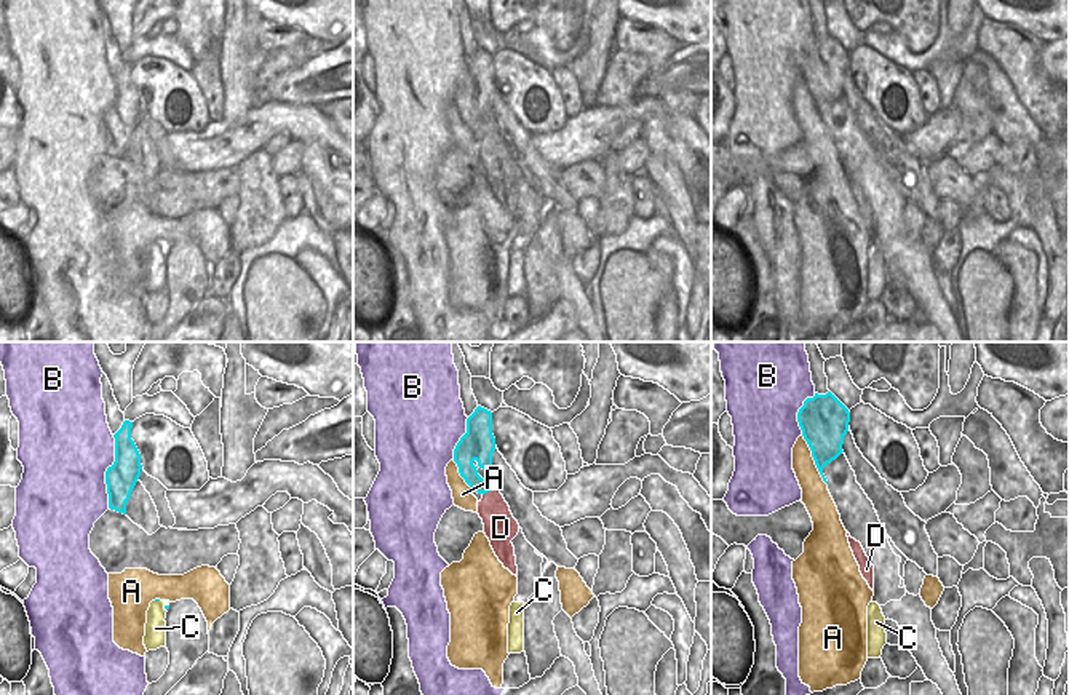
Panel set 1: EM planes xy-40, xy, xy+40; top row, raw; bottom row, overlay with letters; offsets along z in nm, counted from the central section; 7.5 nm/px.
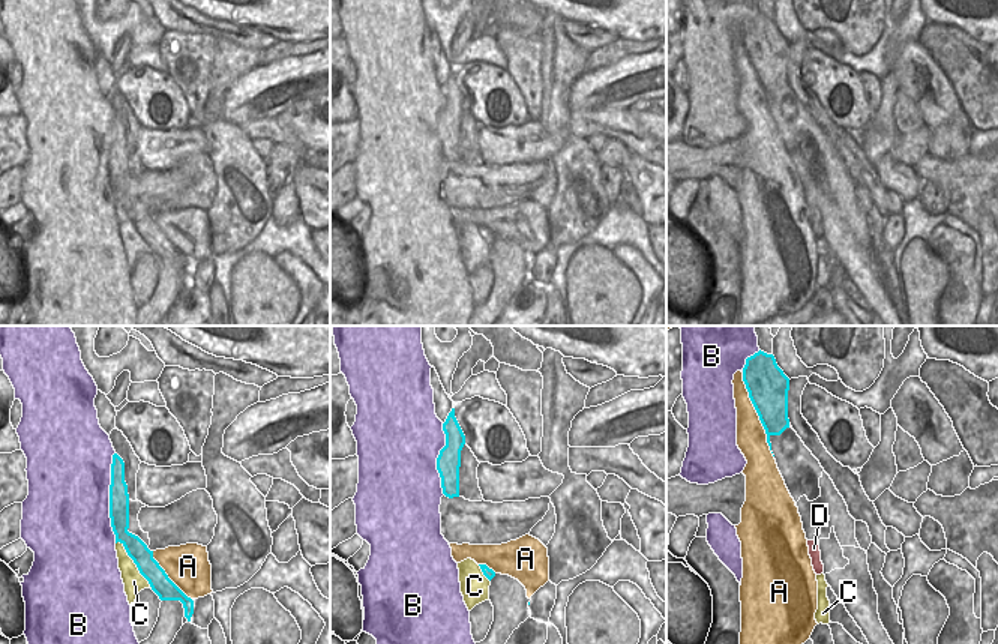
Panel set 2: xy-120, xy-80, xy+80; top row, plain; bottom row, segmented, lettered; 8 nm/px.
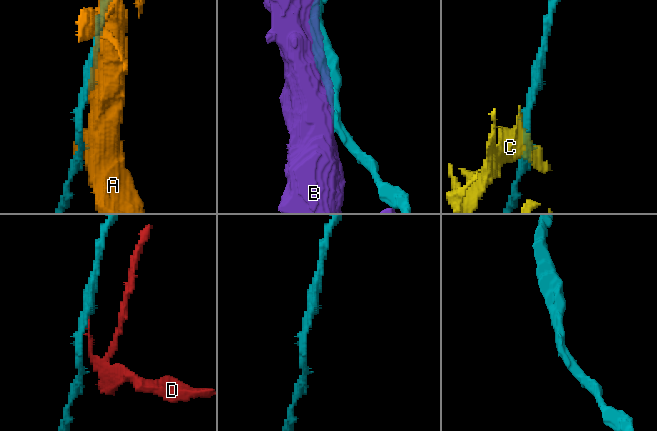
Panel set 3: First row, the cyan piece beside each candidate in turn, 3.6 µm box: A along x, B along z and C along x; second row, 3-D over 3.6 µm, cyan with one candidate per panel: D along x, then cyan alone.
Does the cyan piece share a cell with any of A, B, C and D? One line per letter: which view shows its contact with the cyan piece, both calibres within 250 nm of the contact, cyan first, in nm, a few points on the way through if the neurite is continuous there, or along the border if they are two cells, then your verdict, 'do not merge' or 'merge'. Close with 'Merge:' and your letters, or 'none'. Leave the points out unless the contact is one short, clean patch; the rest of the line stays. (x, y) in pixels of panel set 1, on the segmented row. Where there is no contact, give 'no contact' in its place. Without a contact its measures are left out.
A: contact in xy+40; calibres 320 and 190 nm; do not merge
B: contact in xy-40; calibres 240 and 500 nm; do not merge
C: contact in xy-40; calibres 30 and 170 nm; do not merge
D: contact in xy; calibres 130 and 220 nm; border xy (494, 486), (483, 496); do not merge
Merge: none

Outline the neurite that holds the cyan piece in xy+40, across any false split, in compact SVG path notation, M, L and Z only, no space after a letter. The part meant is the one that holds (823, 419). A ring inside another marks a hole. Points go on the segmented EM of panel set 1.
M831 391L815 393L813 398L804 401L797 422L815 465L828 484L823 468L844 452L842 444L848 431L850 412Z

